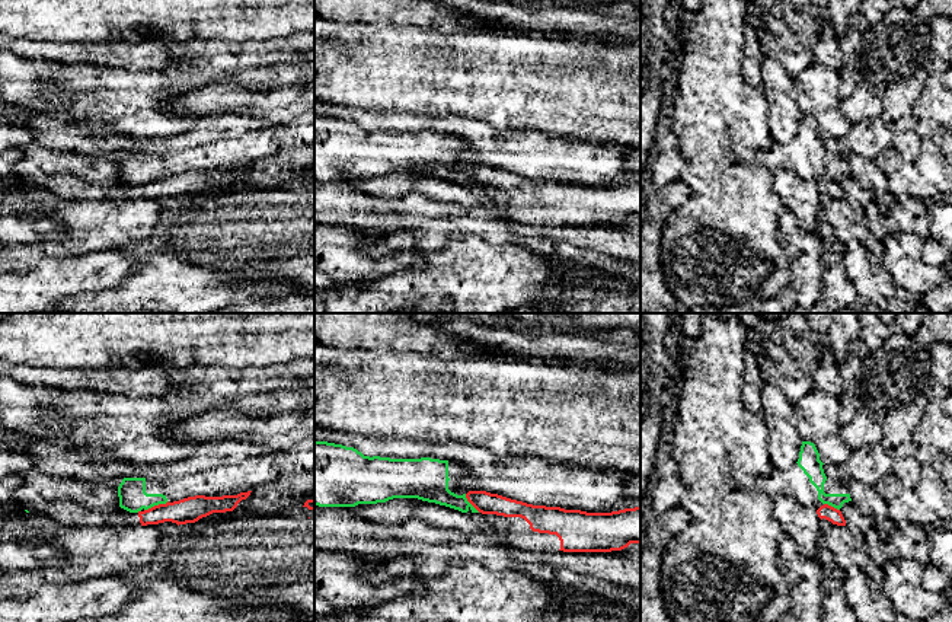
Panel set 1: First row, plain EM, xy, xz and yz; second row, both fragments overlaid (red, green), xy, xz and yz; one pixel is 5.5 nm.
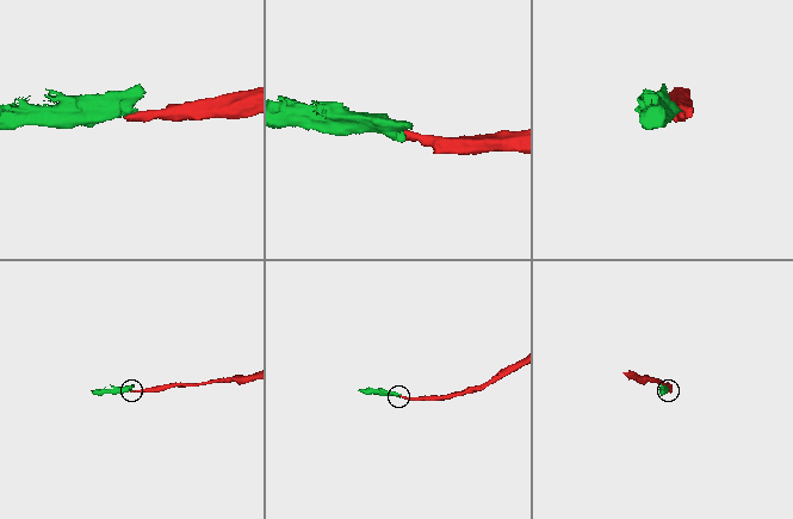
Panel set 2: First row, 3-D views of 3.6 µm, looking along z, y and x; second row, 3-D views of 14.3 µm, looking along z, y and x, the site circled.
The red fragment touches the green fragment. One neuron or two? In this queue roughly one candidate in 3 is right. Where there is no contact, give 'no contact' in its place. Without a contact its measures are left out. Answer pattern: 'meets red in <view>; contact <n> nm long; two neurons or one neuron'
meets red in xy; contact 140 nm long; two neurons

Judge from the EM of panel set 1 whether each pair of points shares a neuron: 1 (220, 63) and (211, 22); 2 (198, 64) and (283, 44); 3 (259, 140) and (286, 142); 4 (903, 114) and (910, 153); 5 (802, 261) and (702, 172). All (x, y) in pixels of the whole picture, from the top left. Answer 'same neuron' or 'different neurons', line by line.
1: different neurons
2: same neuron
3: same neuron
4: same neuron
5: different neurons

